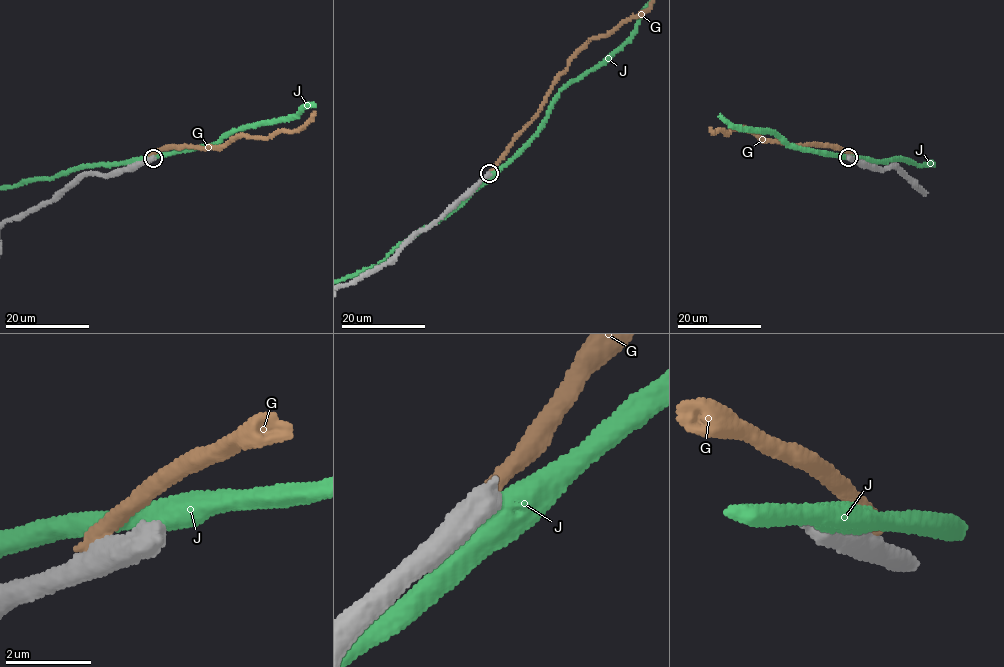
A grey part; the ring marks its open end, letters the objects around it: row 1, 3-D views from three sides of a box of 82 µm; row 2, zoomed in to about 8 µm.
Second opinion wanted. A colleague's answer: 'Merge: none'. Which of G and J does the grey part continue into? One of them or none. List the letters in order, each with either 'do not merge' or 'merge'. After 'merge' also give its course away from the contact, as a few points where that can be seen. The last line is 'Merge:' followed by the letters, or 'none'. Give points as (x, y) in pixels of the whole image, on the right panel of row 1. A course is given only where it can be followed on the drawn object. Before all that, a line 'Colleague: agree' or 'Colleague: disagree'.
Colleague: agree
G: do not merge
J: do not merge
Merge: none

